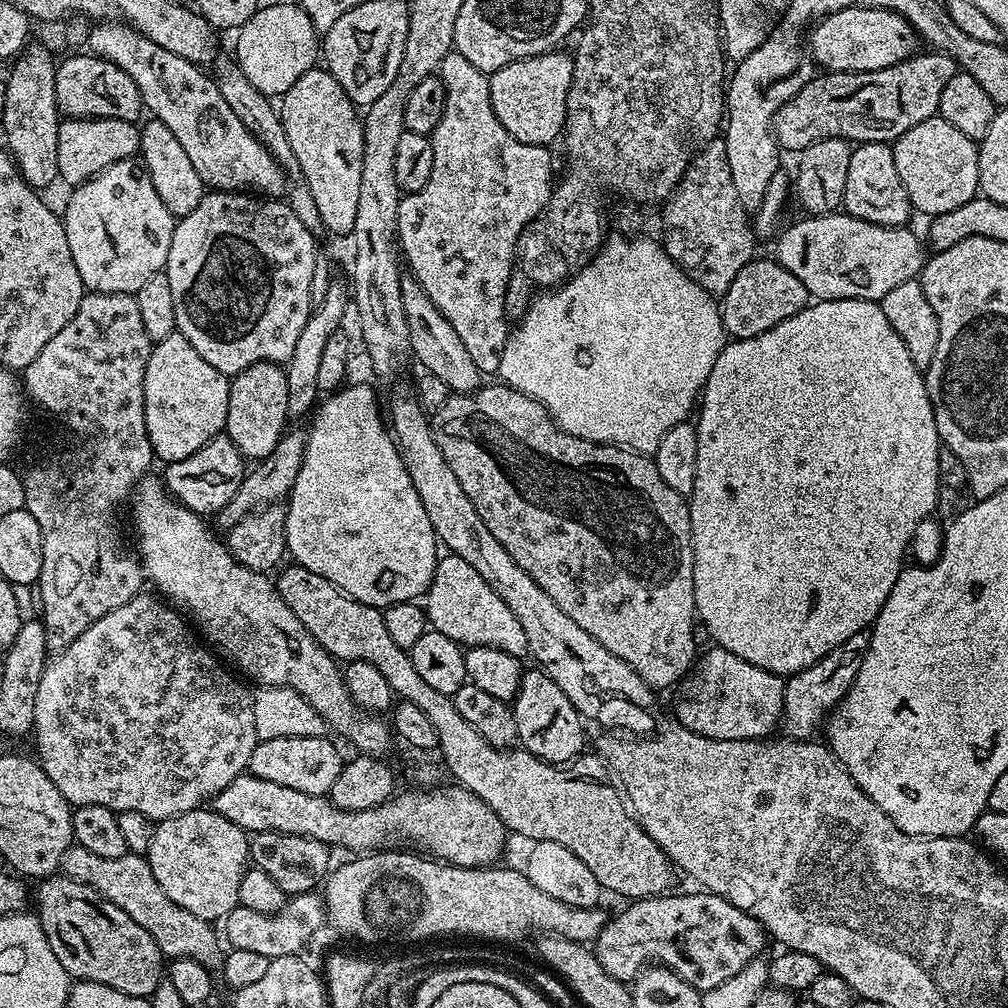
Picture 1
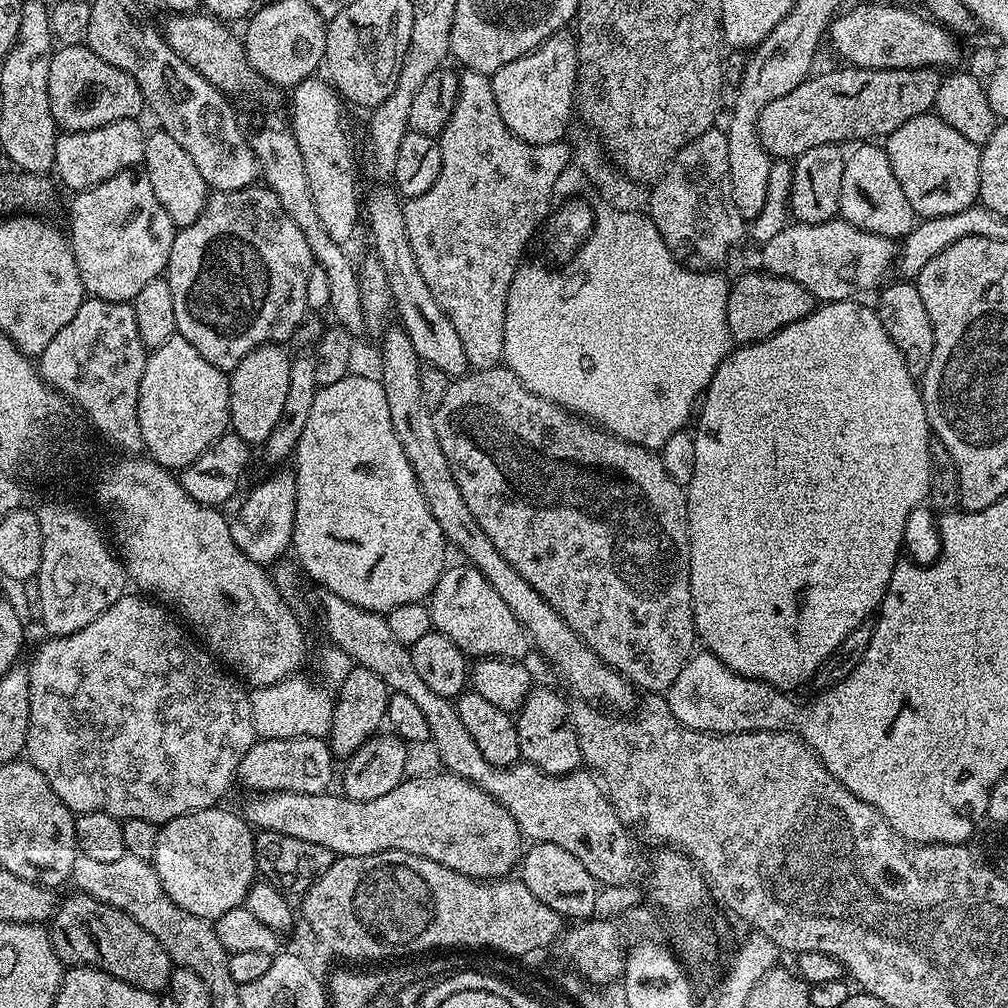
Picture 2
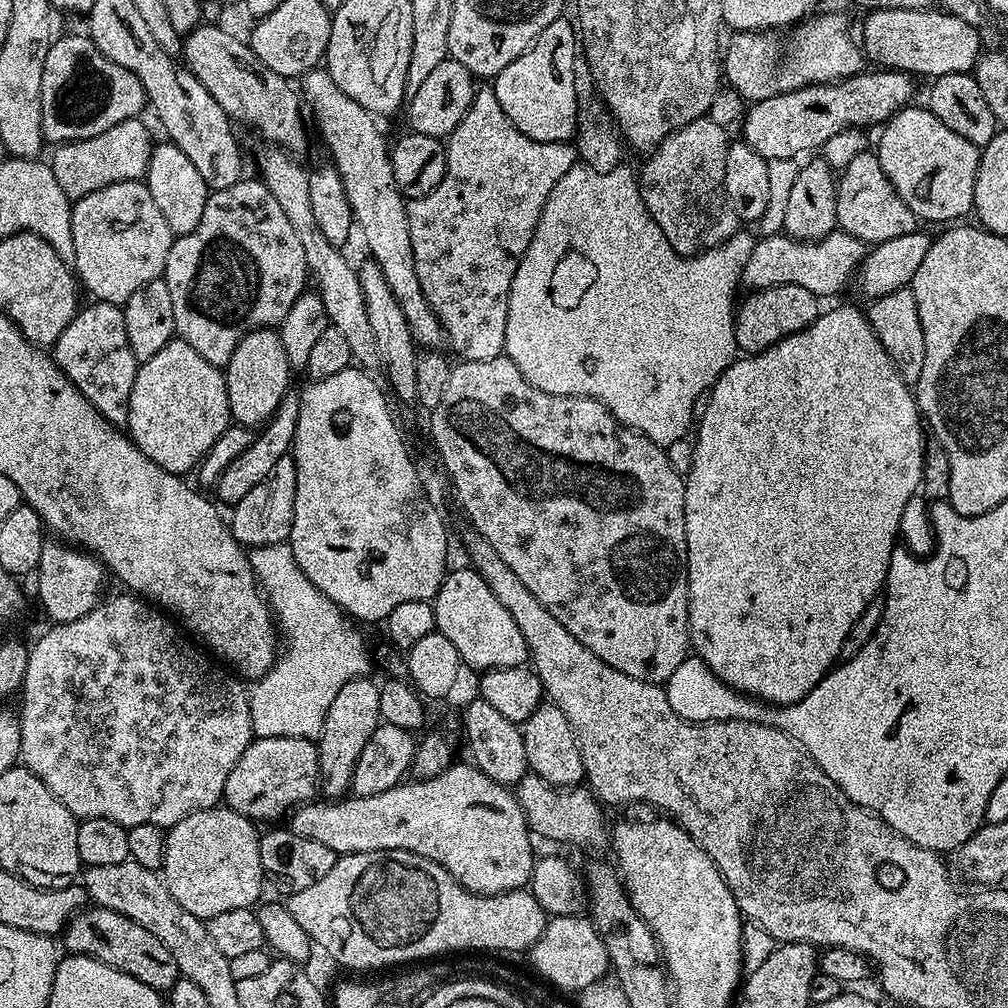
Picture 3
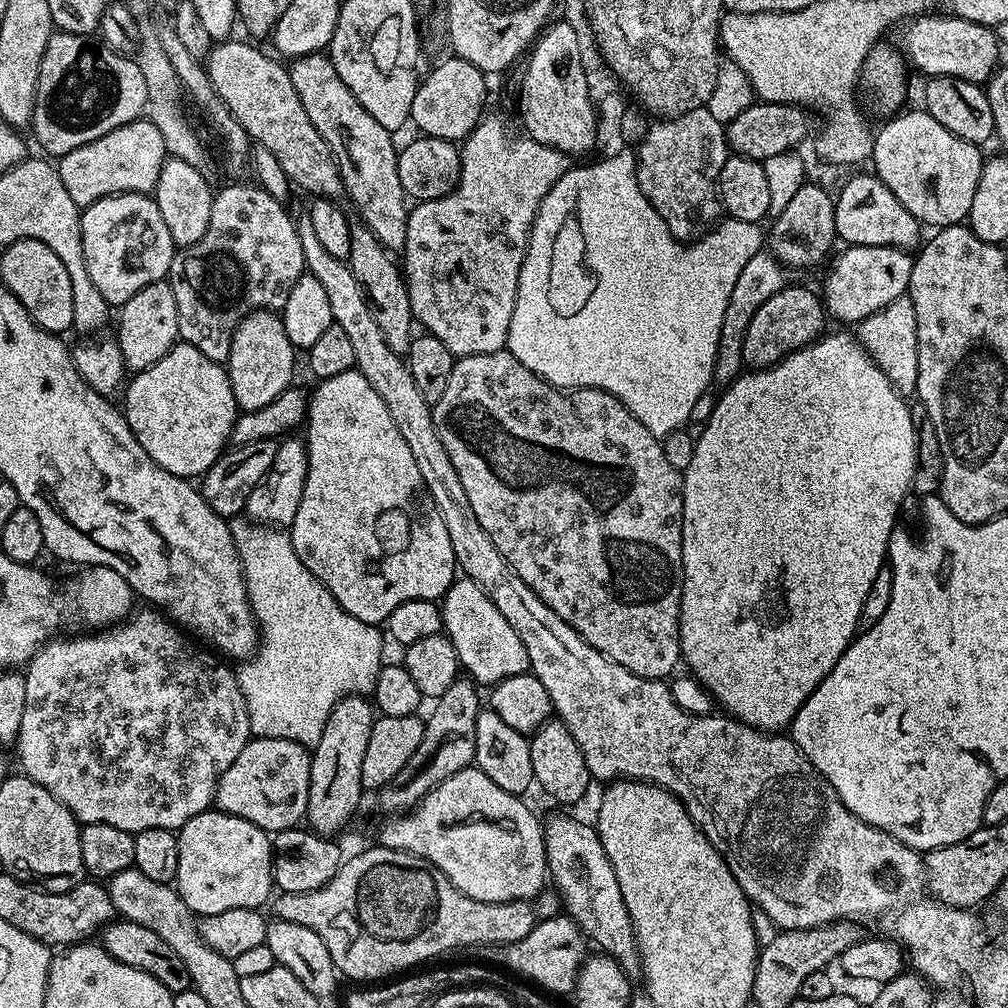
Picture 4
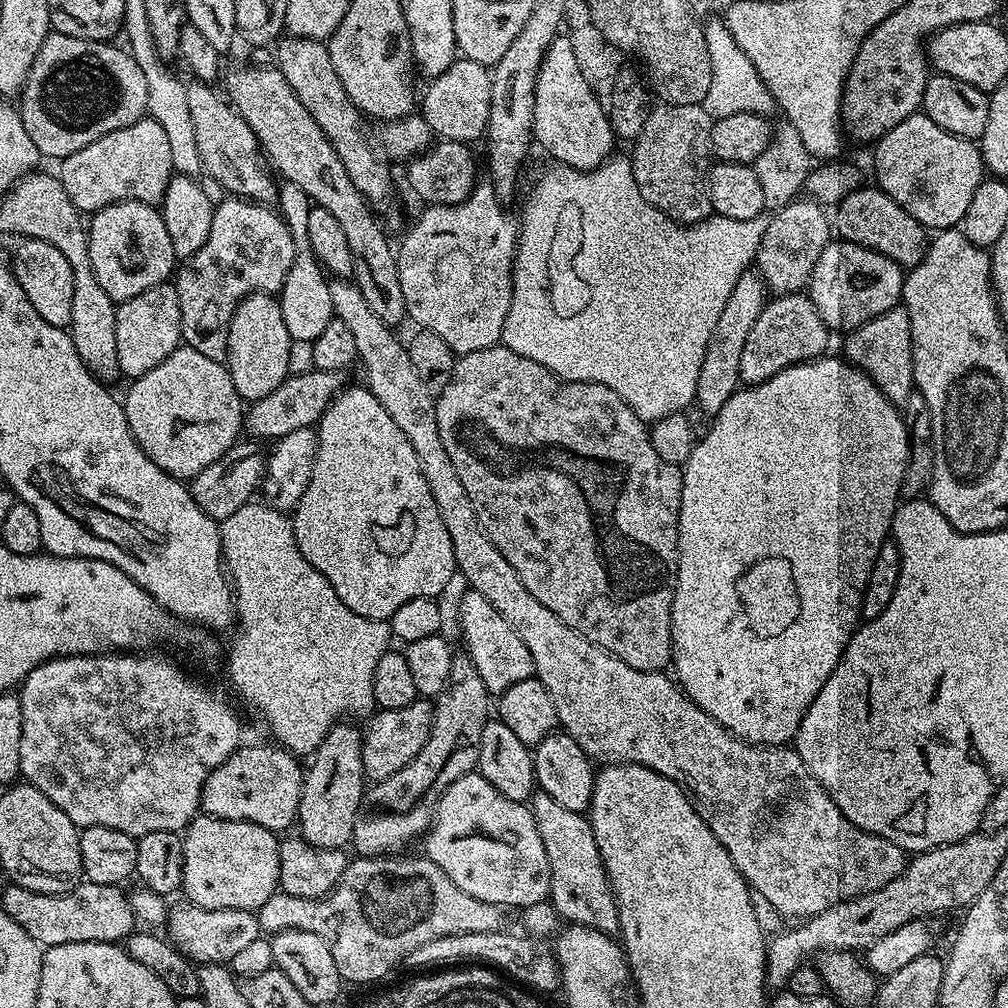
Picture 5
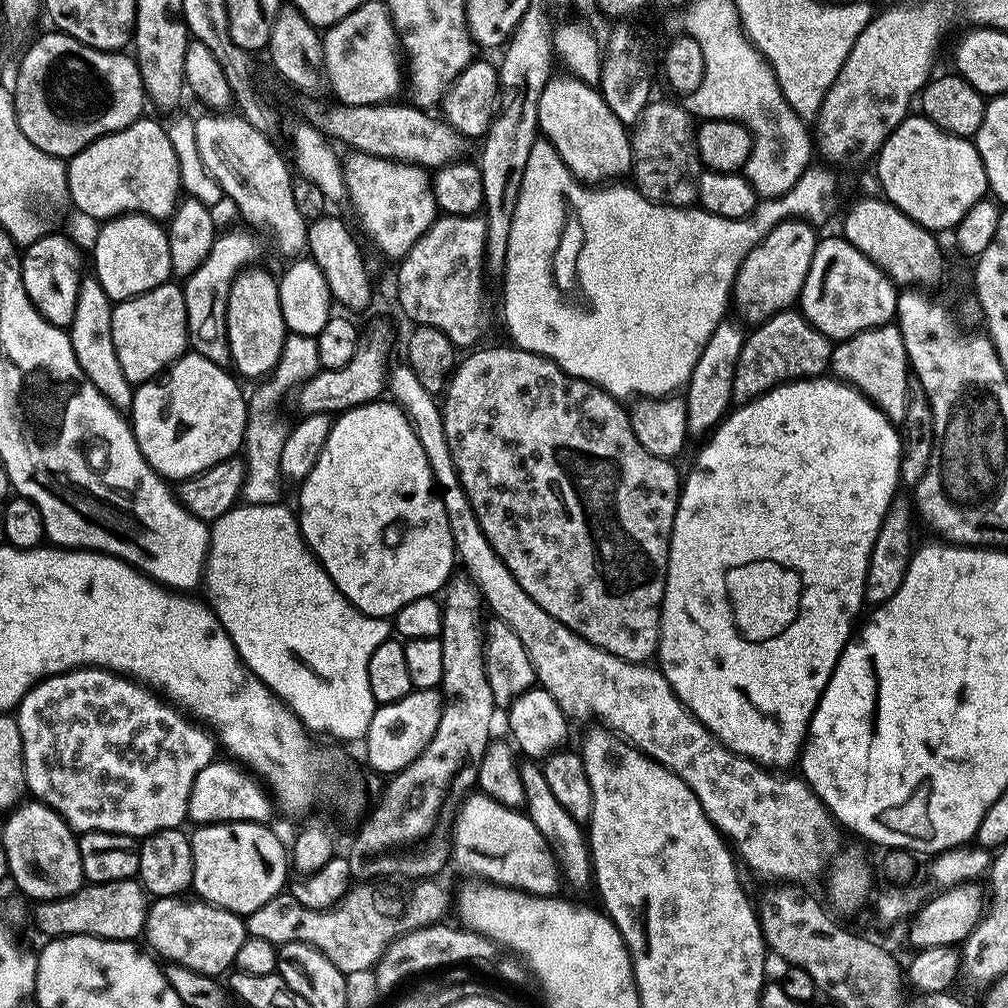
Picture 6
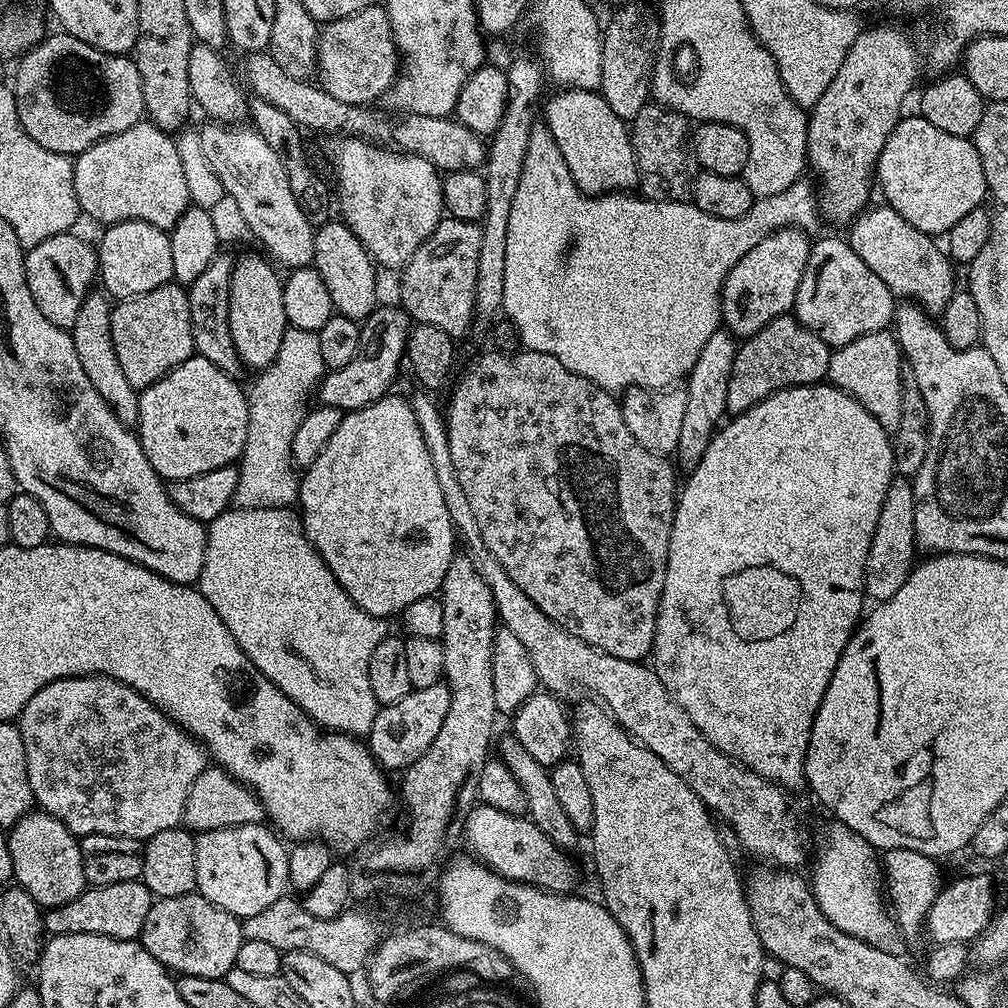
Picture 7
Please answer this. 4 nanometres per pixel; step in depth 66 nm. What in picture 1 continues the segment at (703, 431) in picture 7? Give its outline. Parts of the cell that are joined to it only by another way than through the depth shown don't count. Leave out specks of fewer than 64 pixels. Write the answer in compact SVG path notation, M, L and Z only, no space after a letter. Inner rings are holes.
M837 210L827 216L808 216L797 224L779 233L775 241L774 258L794 278L798 278L806 286L809 297L816 300L874 300L879 302L883 296L890 294L894 286L902 286L902 282L915 280L926 259L926 244L911 232L911 227L887 228L874 222L866 222L862 218L854 218Z

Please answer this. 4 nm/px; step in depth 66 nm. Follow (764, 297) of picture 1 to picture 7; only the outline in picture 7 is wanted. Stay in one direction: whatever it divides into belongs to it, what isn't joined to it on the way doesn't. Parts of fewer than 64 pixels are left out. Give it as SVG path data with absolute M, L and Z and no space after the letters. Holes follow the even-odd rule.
M795 315L778 316L758 334L747 337L737 347L730 386L726 390L728 412L739 414L782 388L819 384L828 375L833 349L818 332L811 332Z

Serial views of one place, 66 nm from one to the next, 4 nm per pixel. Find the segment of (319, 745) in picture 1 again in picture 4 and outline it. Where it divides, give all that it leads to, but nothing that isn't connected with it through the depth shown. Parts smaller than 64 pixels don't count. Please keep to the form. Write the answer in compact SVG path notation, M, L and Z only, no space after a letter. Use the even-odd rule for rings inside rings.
M265 736L249 739L242 754L230 762L230 770L216 784L215 807L231 816L246 818L246 822L254 822L254 826L269 834L295 828L308 815L311 761L311 751L293 740Z

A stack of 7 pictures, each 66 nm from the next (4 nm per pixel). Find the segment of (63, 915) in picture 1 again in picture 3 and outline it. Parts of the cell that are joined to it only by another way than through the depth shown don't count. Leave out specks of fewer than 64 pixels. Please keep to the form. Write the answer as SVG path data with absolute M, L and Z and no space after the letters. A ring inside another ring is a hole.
M88 906L77 912L68 921L62 933L63 940L69 953L106 962L106 966L114 966L114 970L122 970L138 978L138 982L146 982L146 986L161 994L171 992L172 987L182 979L178 962L174 962L174 954L170 954L170 950L166 950L166 946L162 946L150 930L109 908Z

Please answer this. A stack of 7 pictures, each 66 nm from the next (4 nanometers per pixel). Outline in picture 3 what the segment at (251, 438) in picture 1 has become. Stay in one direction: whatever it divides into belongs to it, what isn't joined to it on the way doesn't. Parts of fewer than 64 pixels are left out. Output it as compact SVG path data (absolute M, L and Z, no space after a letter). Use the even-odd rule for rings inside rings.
M256 328L253 332L247 332L223 369L232 420L250 429L267 424L276 415L276 407L290 390L288 372L290 365L279 331Z

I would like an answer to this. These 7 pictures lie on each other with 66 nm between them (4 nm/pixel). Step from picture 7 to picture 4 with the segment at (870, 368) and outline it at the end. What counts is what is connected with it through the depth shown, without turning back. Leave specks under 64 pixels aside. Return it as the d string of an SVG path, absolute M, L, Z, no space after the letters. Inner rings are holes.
M907 294L899 296L897 300L890 302L890 306L882 306L882 310L861 320L858 339L897 392L905 398L911 397L918 382L918 318L914 318L912 299Z

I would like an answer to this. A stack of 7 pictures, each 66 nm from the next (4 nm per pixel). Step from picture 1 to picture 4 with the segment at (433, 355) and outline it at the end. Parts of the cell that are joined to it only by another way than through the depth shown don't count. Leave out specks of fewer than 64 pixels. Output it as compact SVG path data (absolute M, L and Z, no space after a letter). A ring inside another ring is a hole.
M311 52L309 56L297 56L291 61L288 73L302 106L306 106L306 115L310 117L310 122L314 122L314 130L322 134L326 146L332 151L332 157L336 160L344 183L343 195L348 196L349 202L356 207L356 212L360 215L357 216L359 223L365 224L390 253L399 253L406 242L406 222L410 204L402 190L402 182L398 179L398 148L397 145L392 145L393 133L378 126L378 122L374 122L372 115L360 105L358 98L350 94L350 86L346 86L346 82L338 78L338 70L334 70L331 55Z

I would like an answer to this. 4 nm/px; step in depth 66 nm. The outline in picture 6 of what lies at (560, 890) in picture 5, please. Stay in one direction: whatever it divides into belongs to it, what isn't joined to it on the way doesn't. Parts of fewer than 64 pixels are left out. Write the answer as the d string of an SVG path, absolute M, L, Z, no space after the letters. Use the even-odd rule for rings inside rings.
M528 762L520 769L524 782L524 798L526 801L526 814L538 826L542 838L552 847L556 856L556 864L560 868L560 874L565 885L572 888L584 888L593 883L592 874L592 849L588 847L588 838L581 821L570 818L566 809L554 798L550 786L546 786L544 769L539 763Z

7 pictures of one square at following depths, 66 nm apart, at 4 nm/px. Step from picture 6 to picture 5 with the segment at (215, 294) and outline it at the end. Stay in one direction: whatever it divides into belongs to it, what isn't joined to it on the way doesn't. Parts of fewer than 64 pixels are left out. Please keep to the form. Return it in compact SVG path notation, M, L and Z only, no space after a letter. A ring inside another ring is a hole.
M225 198L219 201L212 210L210 238L206 238L198 254L183 261L174 272L174 287L180 307L180 335L183 343L187 347L198 350L198 354L206 354L206 358L227 361L228 331L230 322L234 318L234 310L251 292L279 293L295 260L297 247L297 237L292 236L287 223L275 207L257 204L255 200L243 198Z

